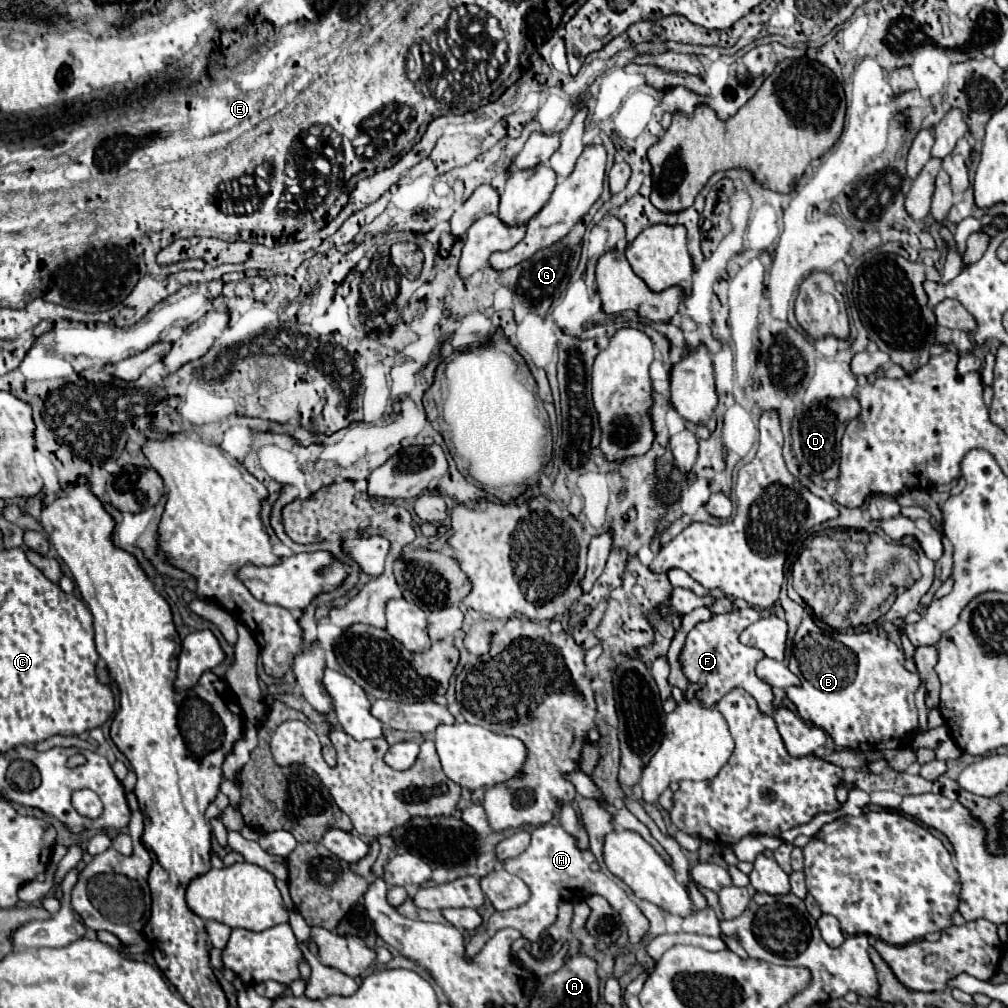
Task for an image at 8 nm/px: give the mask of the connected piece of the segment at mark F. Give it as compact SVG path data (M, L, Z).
M739 608L725 612L725 614L713 614L709 622L699 622L685 640L685 646L679 654L679 662L683 668L685 678L689 684L699 684L697 698L703 706L715 706L729 690L741 686L745 688L759 704L759 710L767 716L773 716L775 704L773 704L773 690L767 682L761 682L755 676L755 664L763 658L763 652L757 648L749 648L739 644L741 630L747 628L747 624L759 620L759 612L755 608Z

